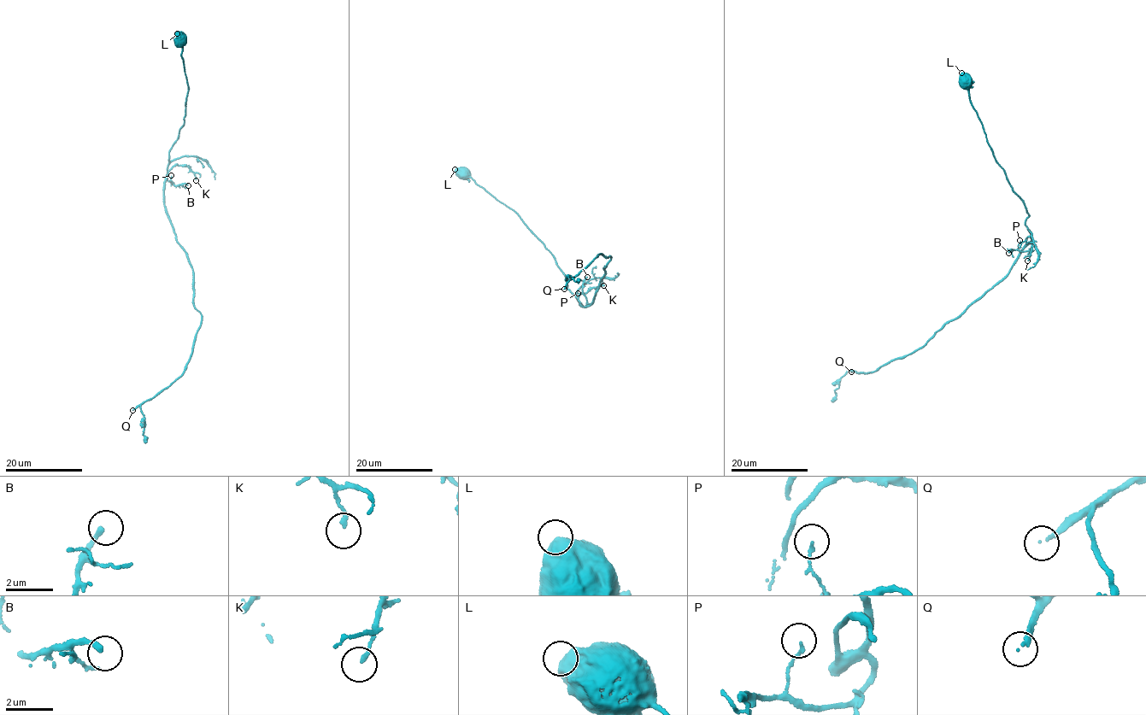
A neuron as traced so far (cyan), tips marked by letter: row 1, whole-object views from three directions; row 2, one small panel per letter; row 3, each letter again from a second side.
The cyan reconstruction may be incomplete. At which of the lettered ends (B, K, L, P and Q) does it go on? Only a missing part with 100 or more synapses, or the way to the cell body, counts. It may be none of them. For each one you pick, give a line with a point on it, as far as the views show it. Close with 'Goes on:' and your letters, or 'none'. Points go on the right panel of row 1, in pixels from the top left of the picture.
Q: place (851, 372)
Goes on: Q

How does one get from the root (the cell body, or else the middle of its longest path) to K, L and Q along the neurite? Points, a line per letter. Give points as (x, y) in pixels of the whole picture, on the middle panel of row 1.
K: (591, 303), (582, 306), (578, 300), (580, 294), (603, 285)
L: (591, 303), (584, 307), (578, 303), (566, 287), (566, 277), (553, 254), (517, 213), (467, 174), (455, 169)
Q: (591, 303), (609, 256), (601, 254), (594, 258), (566, 281), (564, 289)

